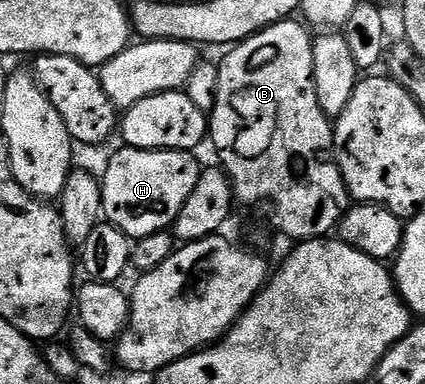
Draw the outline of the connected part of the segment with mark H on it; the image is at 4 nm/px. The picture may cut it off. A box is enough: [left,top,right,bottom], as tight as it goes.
[101,146,201,241]

